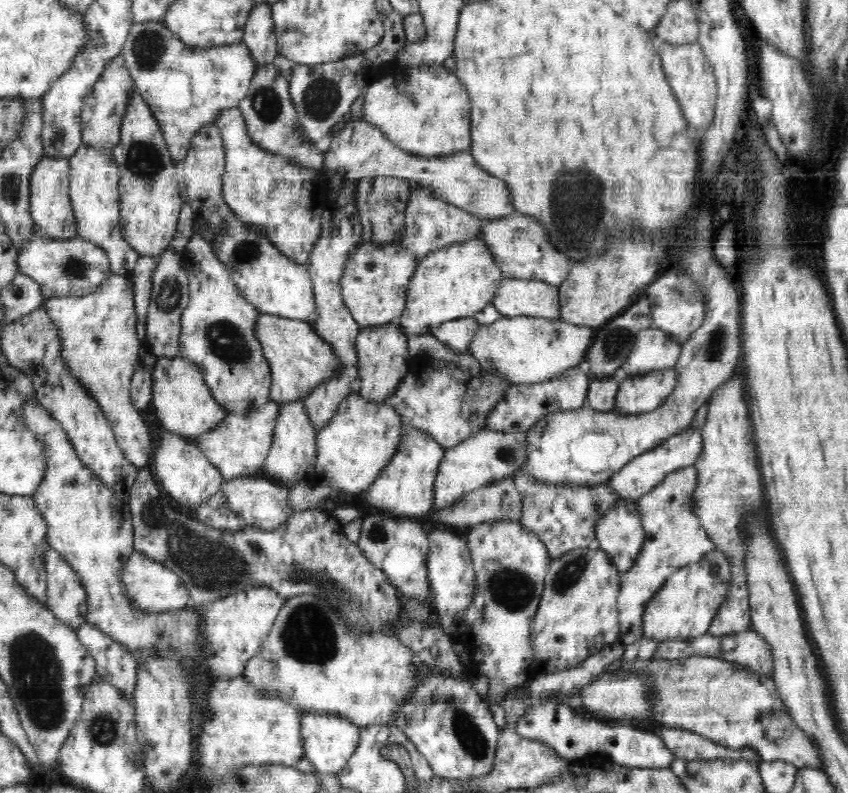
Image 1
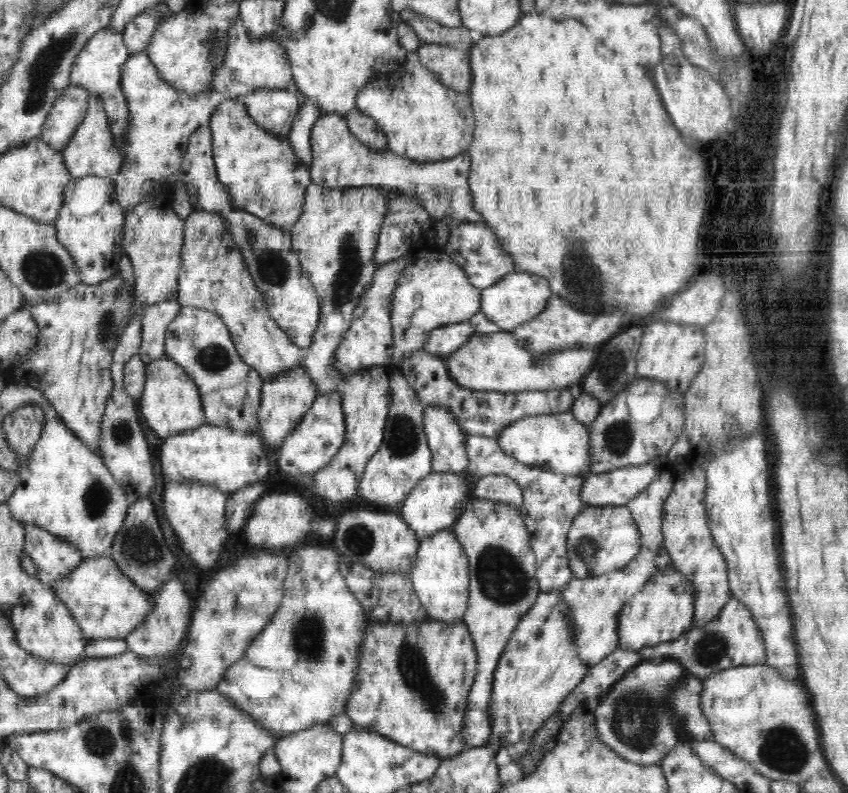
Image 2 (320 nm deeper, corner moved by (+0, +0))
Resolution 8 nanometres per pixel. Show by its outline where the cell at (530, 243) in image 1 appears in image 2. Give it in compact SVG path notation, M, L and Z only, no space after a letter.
M482 221L462 223L449 232L444 248L450 258L467 274L472 286L483 289L496 284L506 274L516 271L514 261L500 249L500 241L492 229Z

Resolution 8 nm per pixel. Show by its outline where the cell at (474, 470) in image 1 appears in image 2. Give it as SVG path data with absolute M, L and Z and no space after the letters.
M432 472L425 476L412 492L401 502L398 510L399 515L406 524L409 524L415 539L422 543L422 540L430 538L432 534L440 530L452 529L453 524L459 519L464 509L472 502L472 488L476 484L476 478L464 472Z

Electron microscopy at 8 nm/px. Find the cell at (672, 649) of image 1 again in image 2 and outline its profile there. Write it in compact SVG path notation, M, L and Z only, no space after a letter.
M733 597L718 612L718 616L702 628L690 628L676 640L644 647L637 653L643 661L660 656L666 661L679 662L687 674L700 679L726 671L728 668L765 664L767 658L761 632L751 612L745 604Z

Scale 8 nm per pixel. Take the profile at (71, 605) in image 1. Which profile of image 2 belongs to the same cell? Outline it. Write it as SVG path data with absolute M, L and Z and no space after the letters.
M25 523L24 550L36 565L38 580L50 586L70 574L81 562L82 553L68 541L40 528Z

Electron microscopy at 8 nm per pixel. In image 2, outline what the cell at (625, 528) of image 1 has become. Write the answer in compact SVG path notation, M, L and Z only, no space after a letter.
M627 505L584 507L584 510L574 517L567 532L568 566L573 576L584 579L624 568L639 551L640 536L639 528Z

